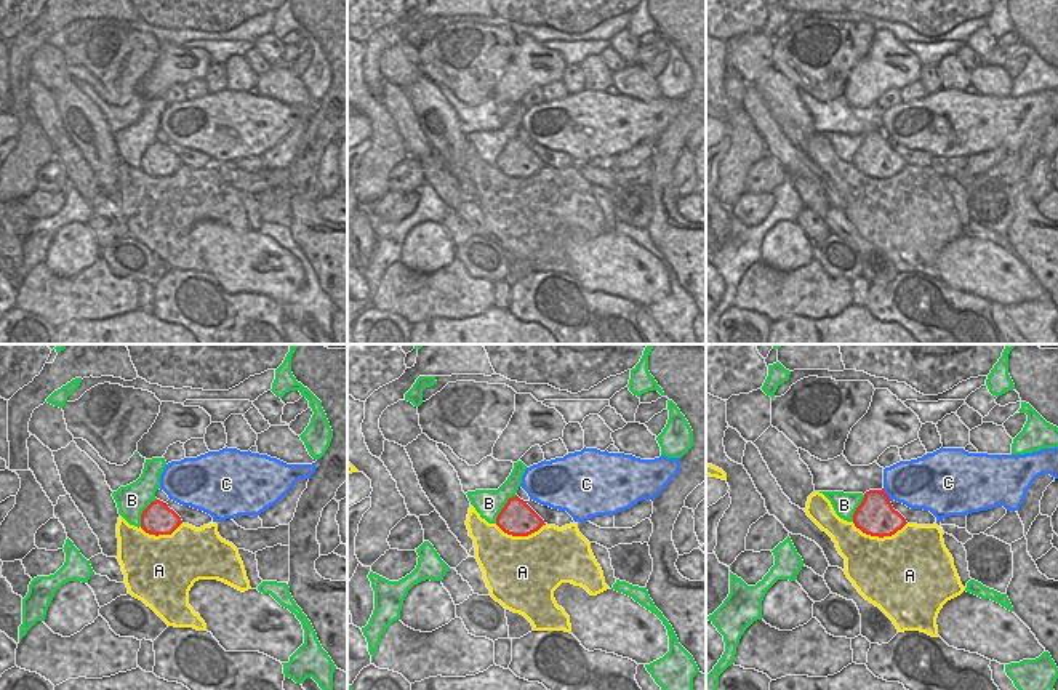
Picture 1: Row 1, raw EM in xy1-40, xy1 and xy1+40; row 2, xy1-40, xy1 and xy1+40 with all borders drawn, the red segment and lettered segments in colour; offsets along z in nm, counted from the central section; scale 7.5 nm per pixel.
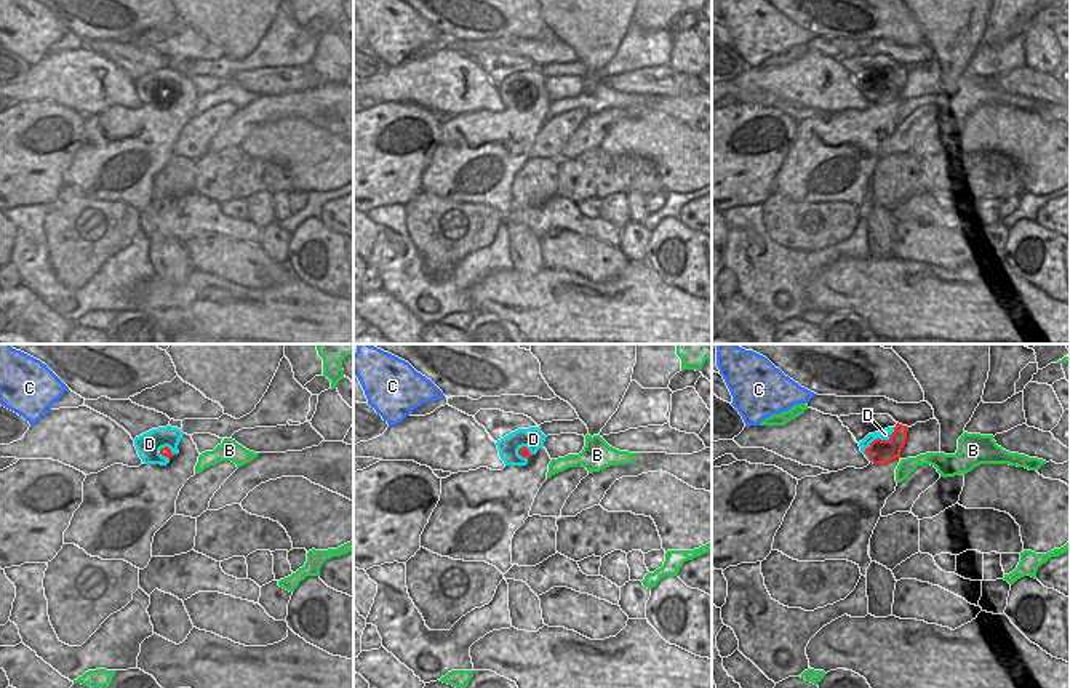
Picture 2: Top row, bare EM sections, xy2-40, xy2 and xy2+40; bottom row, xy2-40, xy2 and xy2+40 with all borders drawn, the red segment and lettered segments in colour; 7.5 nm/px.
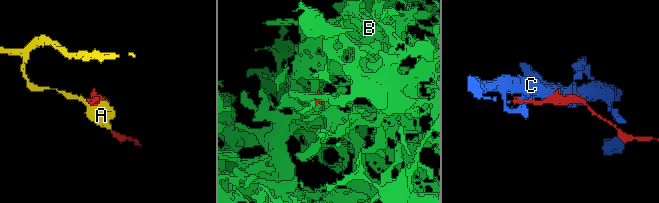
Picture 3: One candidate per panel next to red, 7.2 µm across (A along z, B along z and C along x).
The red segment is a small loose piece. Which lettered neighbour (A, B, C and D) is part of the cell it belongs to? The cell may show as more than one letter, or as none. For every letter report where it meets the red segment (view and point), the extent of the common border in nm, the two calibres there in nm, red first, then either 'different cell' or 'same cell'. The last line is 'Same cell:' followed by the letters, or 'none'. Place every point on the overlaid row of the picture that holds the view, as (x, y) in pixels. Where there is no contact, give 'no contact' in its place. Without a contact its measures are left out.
A: xy1+40 (879, 537) | 420 nm | 280/480 nm | different cell
B: xy1 (503, 508) | 260 nm | 260/220 nm | different cell
C: xy1+40 (885, 493) | 110 nm | 280/360 nm | different cell
D: xy2+40 (877, 439) | 320 nm | 190/80 nm | same cell
Same cell: D

